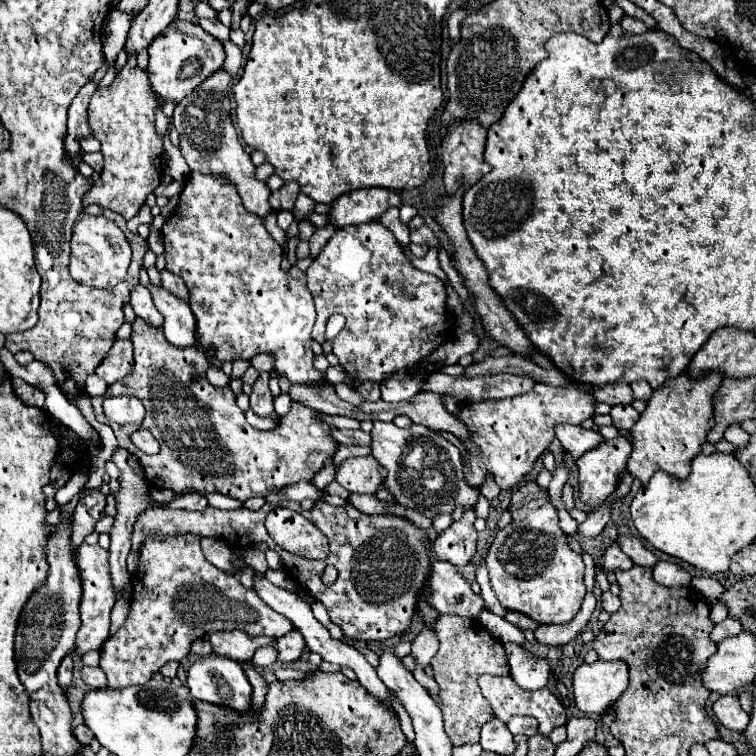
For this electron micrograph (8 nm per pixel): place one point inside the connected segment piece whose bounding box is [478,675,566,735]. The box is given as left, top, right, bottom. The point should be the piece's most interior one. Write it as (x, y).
(506, 699)

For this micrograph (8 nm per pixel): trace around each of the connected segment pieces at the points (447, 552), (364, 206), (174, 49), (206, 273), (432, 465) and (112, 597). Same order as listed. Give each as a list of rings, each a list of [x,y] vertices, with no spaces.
[[[466,509],[460,521],[454,521],[450,529],[438,535],[432,545],[432,553],[438,561],[448,561],[456,569],[470,563],[476,553],[476,529],[474,529],[474,509]]]
[[[380,187],[360,189],[346,195],[340,195],[328,211],[328,223],[336,225],[336,229],[342,229],[346,225],[356,223],[368,223],[374,219],[380,219],[380,215],[388,207],[400,207],[400,193]]]
[[[174,19],[168,29],[164,29],[148,47],[150,63],[148,63],[148,77],[152,89],[164,97],[164,101],[182,101],[192,89],[196,89],[206,77],[218,71],[224,63],[224,49],[218,39],[206,33],[198,23]]]
[[[192,171],[180,193],[180,205],[162,227],[162,239],[166,249],[166,269],[180,275],[188,287],[188,305],[196,317],[198,345],[202,349],[214,347],[216,351],[214,357],[208,357],[210,365],[222,367],[226,361],[250,361],[258,353],[270,353],[276,361],[274,371],[290,383],[326,383],[324,373],[312,365],[314,353],[310,349],[310,331],[316,321],[316,311],[306,287],[306,275],[296,265],[282,271],[282,247],[266,231],[262,219],[252,217],[252,213],[244,209],[236,187],[228,179]]]
[[[374,421],[370,435],[372,455],[380,463],[388,463],[388,477],[384,481],[392,489],[392,495],[400,505],[416,509],[432,519],[438,513],[452,513],[456,505],[474,507],[478,503],[478,489],[468,487],[462,479],[462,461],[458,447],[444,439],[438,431],[416,423],[400,429],[394,423]]]
[[[80,545],[76,563],[80,569],[82,577],[82,603],[80,603],[80,615],[82,615],[82,627],[76,635],[76,655],[84,655],[92,649],[100,649],[102,643],[110,637],[110,611],[116,601],[116,591],[110,579],[110,569],[108,569],[108,551],[104,551],[100,545]]]

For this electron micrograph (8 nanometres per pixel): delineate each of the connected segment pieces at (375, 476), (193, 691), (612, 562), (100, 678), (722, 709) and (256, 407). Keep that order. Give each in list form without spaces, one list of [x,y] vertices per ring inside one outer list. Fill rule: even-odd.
[[[350,457],[336,471],[336,481],[350,493],[374,493],[382,481],[380,463],[372,457]]]
[[[208,655],[208,657],[194,661],[188,669],[188,689],[190,689],[190,697],[194,699],[202,699],[202,701],[216,703],[216,705],[228,705],[240,713],[250,709],[252,685],[248,683],[248,677],[244,675],[242,665],[228,657]]]
[[[614,543],[608,547],[608,551],[604,553],[604,559],[602,559],[602,571],[604,573],[610,573],[610,571],[628,571],[634,563],[630,561],[630,557],[624,557],[622,549]]]
[[[82,667],[82,679],[94,689],[108,685],[108,679],[100,667]]]
[[[724,695],[714,703],[714,715],[730,731],[744,731],[750,717],[742,711],[736,695]]]
[[[262,373],[256,383],[252,385],[252,395],[250,395],[250,409],[262,417],[270,415],[274,411],[272,407],[272,393],[268,389],[268,373]]]

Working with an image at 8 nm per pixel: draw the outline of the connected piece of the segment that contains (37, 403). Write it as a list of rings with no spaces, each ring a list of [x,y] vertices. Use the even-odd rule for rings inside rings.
[[[12,379],[14,383],[14,393],[26,403],[26,405],[32,405],[32,407],[44,407],[44,393],[40,393],[38,389],[32,389],[32,385],[28,385],[26,381],[20,381],[20,379]]]

